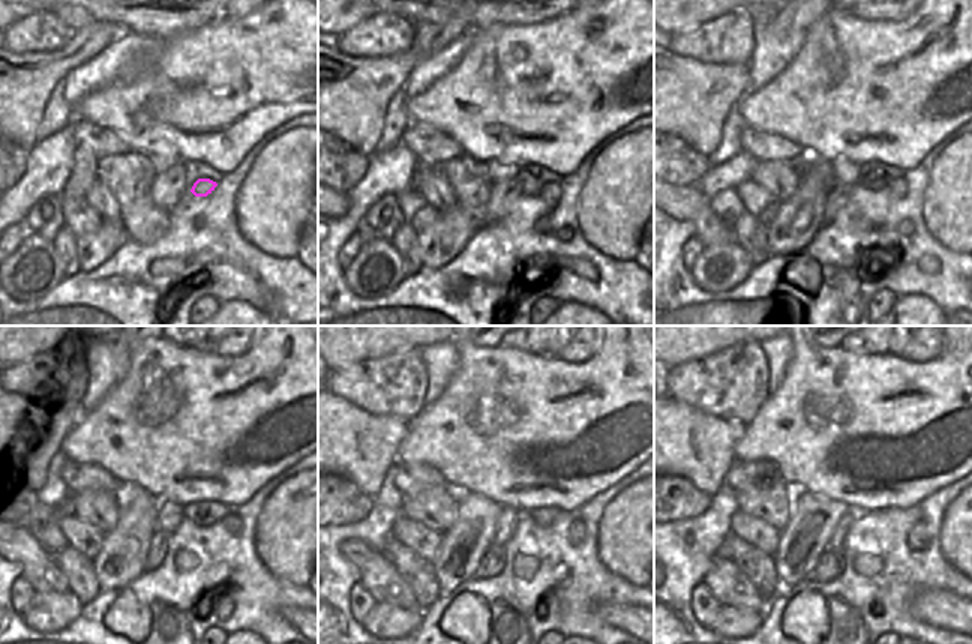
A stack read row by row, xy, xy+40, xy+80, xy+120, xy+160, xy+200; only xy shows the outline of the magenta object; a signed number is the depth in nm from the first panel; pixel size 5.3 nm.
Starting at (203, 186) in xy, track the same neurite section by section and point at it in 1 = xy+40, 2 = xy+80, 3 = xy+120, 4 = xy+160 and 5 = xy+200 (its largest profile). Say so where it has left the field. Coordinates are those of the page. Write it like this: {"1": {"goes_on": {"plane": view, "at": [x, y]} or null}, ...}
{"1": {"goes_on": {"plane": "xy+40", "at": [551, 192]}}, "2": {"goes_on": {"plane": "xy+80", "at": [897, 186]}}, "3": {"goes_on": {"plane": "xy+120", "at": [231, 523]}}, "4": {"goes_on": {"plane": "xy+160", "at": [576, 530]}}, "5": {"goes_on": {"plane": "xy+200", "at": [917, 539]}}}

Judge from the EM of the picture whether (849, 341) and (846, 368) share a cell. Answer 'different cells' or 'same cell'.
different cells

